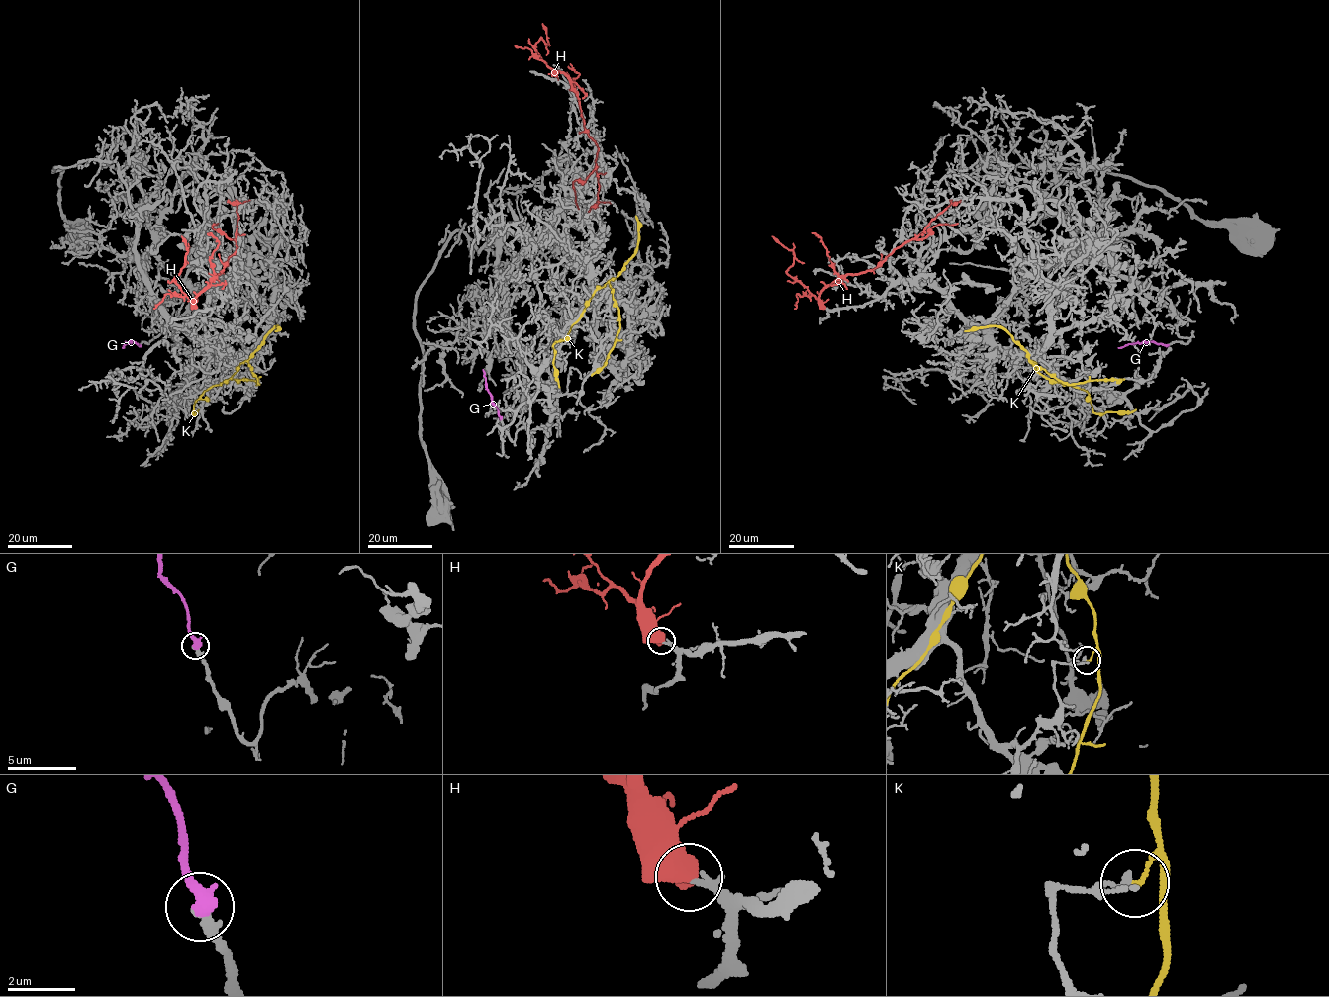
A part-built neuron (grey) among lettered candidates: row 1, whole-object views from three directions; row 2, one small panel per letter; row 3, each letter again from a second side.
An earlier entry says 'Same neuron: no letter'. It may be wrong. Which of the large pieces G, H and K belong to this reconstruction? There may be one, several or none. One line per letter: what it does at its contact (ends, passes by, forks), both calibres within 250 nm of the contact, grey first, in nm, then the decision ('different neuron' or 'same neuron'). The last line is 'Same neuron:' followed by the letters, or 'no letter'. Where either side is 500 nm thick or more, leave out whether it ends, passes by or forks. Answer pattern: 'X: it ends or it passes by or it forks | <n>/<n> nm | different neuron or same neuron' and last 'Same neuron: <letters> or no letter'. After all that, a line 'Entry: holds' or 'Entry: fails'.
G: 320/500 nm | same neuron
H: 180/750 nm | different neuron
K: it ends | 150/100 nm | different neuron
Same neuron: G
Entry: fails

